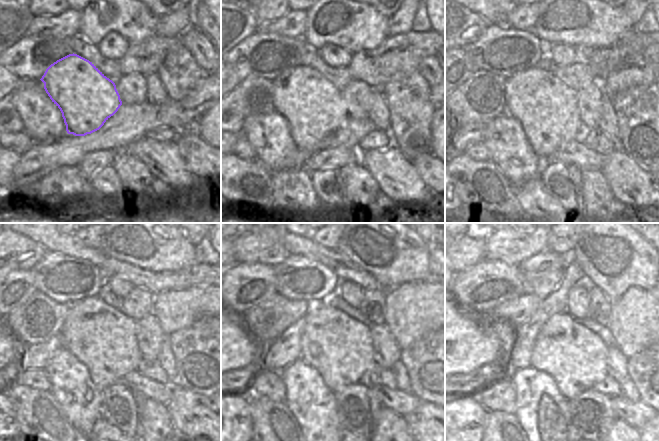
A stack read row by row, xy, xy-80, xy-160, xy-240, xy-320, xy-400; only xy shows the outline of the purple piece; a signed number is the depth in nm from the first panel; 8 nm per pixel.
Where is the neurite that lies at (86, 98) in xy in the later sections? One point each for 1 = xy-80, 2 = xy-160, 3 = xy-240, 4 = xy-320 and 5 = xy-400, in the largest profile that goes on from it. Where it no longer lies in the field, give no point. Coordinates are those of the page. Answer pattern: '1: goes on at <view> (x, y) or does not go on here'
1: goes on at xy-80 (314, 107)
2: goes on at xy-160 (547, 109)
3: goes on at xy-240 (103, 338)
4: goes on at xy-320 (339, 347)
5: goes on at xy-400 (575, 357)

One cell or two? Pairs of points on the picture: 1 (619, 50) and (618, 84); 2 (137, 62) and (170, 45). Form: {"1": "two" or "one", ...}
{"1": "two", "2": "one"}

